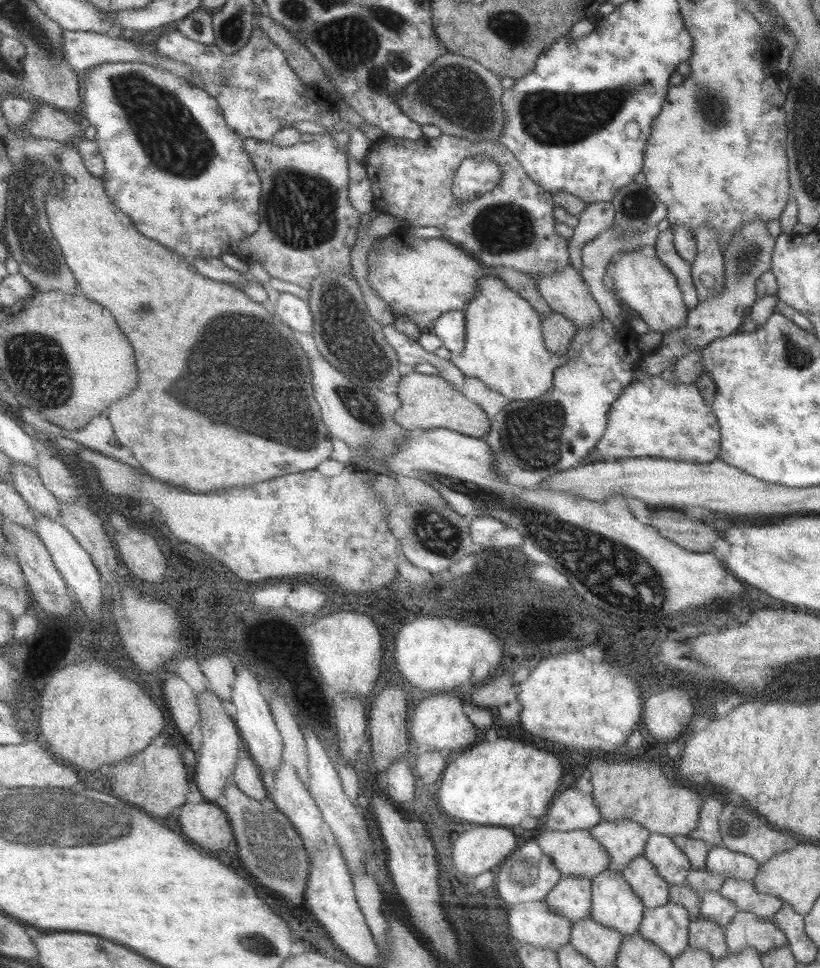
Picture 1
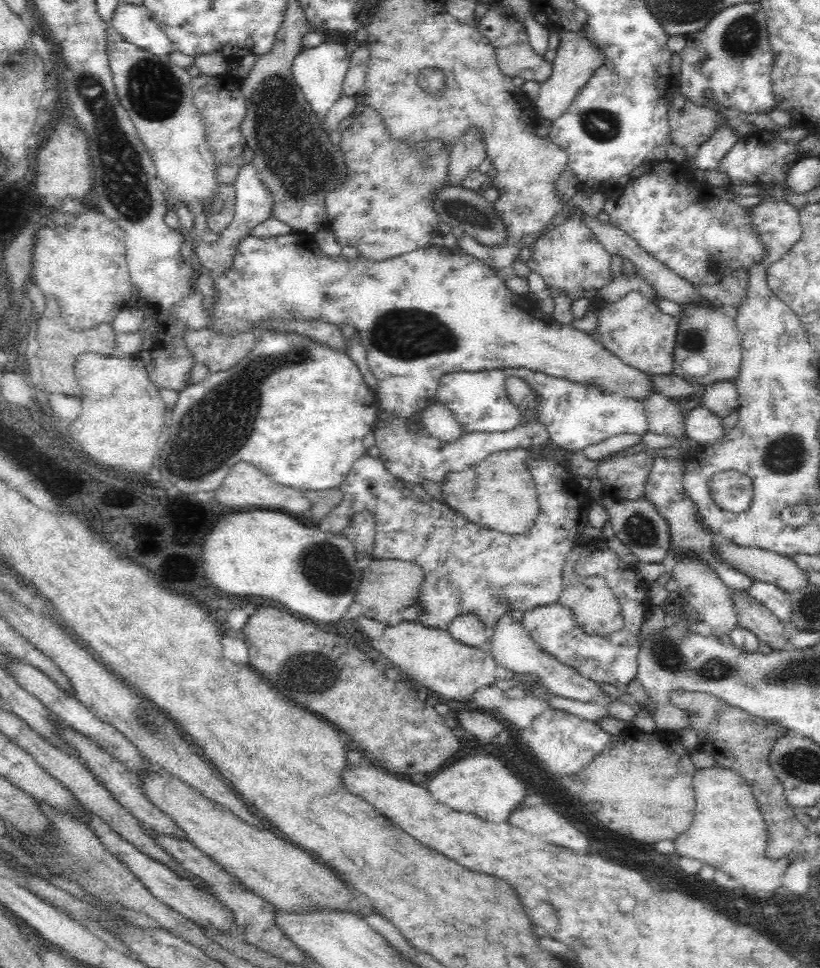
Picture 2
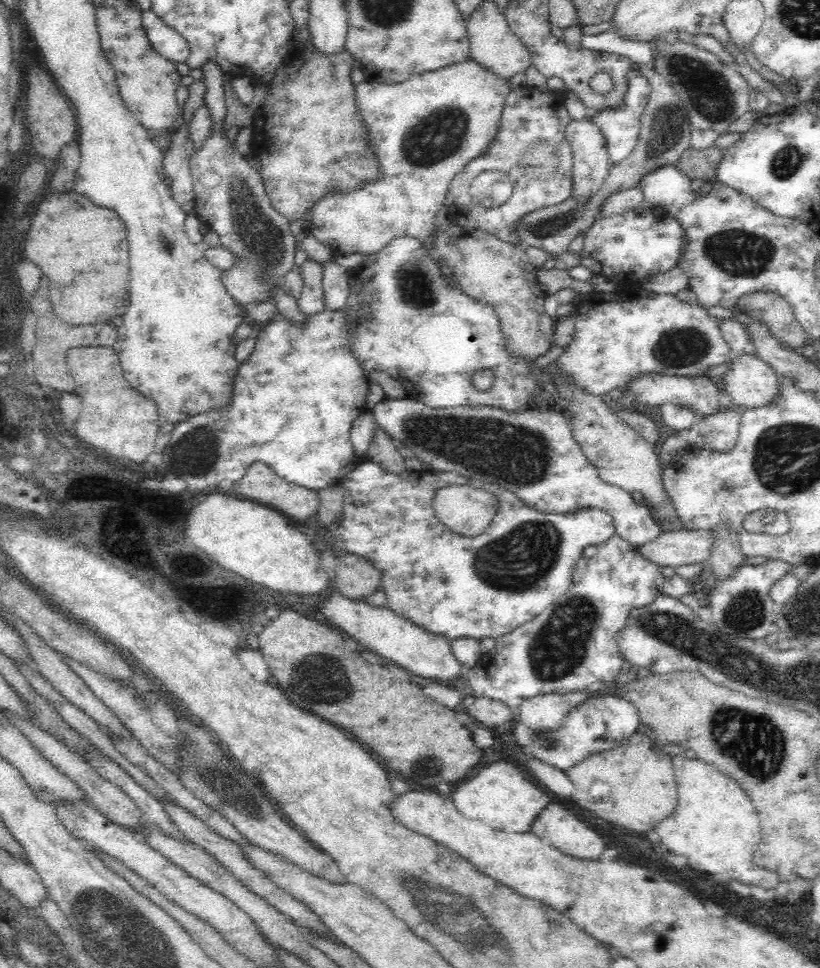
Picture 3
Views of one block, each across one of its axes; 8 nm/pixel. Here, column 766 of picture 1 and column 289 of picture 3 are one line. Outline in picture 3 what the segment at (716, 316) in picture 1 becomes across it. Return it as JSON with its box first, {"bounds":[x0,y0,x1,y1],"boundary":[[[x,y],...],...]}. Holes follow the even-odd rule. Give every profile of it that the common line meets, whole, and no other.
{"bounds":[190,60,296,306],"boundary":[[[214,60],[202,64],[204,70],[204,104],[208,106],[210,114],[212,114],[212,134],[208,136],[206,144],[202,146],[200,152],[192,154],[190,160],[190,170],[192,170],[192,180],[194,180],[194,192],[196,192],[196,208],[194,214],[206,222],[210,226],[210,230],[214,230],[220,240],[222,240],[222,248],[226,248],[228,252],[234,254],[236,264],[228,270],[222,270],[222,282],[228,290],[228,294],[240,304],[246,306],[250,302],[272,302],[272,294],[276,288],[282,288],[286,284],[286,274],[290,274],[290,270],[294,268],[294,254],[296,254],[296,238],[290,232],[290,224],[282,214],[278,214],[272,208],[272,200],[266,192],[264,180],[260,176],[258,170],[254,170],[254,166],[248,162],[246,156],[242,156],[238,152],[236,140],[228,140],[226,132],[222,132],[222,122],[226,116],[226,98],[224,98],[224,88],[228,84],[228,74],[220,68],[220,64],[216,64]]]}

